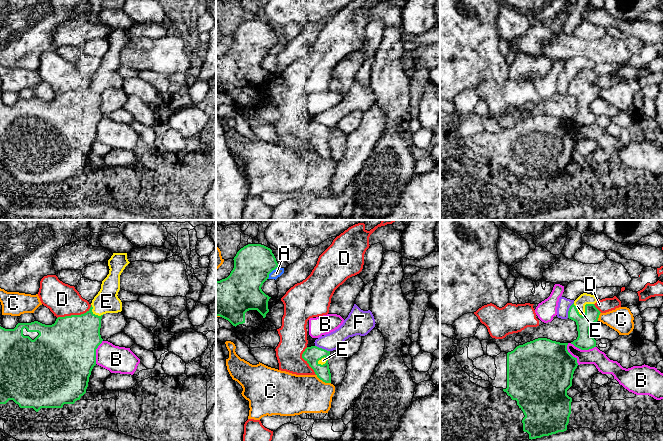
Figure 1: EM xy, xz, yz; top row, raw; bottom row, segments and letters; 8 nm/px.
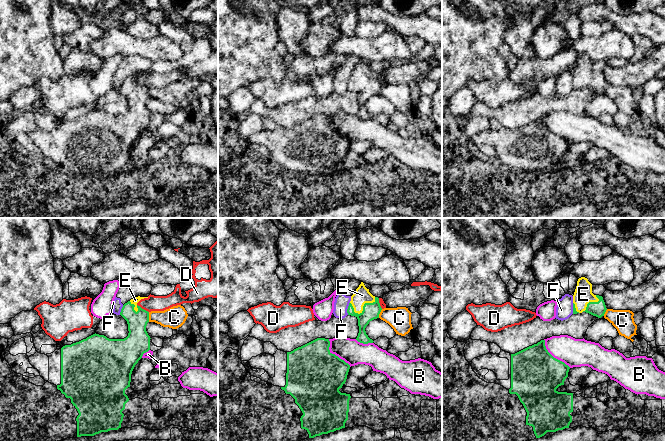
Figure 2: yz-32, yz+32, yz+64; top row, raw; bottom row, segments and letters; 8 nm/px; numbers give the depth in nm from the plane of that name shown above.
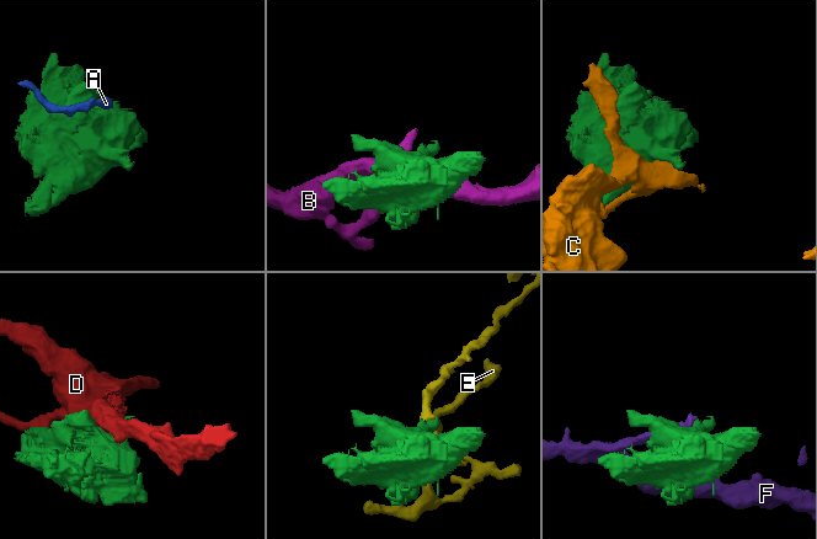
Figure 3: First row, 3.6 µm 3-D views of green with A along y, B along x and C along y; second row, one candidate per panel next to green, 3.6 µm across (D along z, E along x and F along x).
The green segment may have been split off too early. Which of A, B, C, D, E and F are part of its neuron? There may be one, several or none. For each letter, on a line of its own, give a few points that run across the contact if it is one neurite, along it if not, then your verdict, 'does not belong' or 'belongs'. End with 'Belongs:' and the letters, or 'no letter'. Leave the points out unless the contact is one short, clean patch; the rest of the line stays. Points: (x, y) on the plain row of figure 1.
A: xz (277, 43), (267, 54) | does not belong
B: does not belong
C: does not belong
D: does not belong
E: does not belong
F: does not belong
Belongs: no letter

